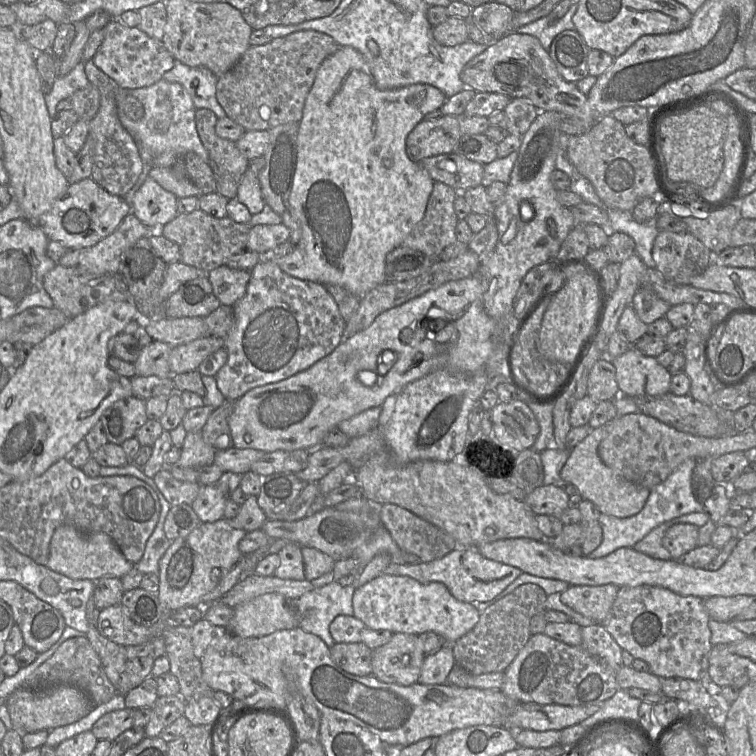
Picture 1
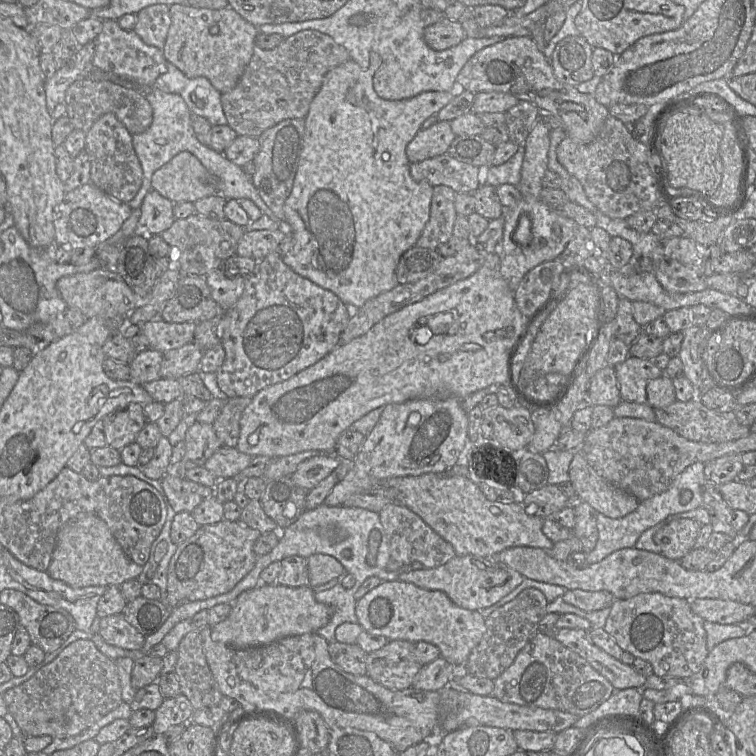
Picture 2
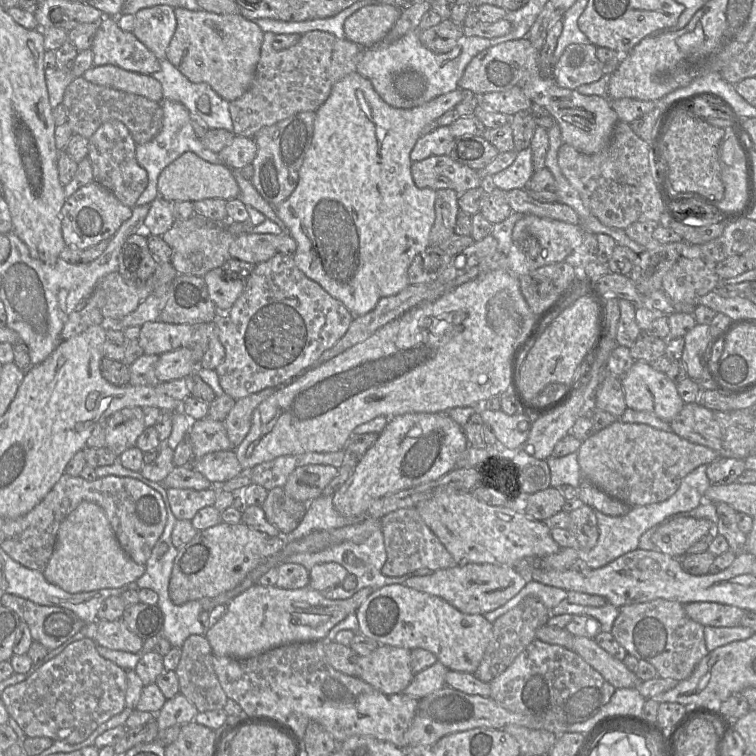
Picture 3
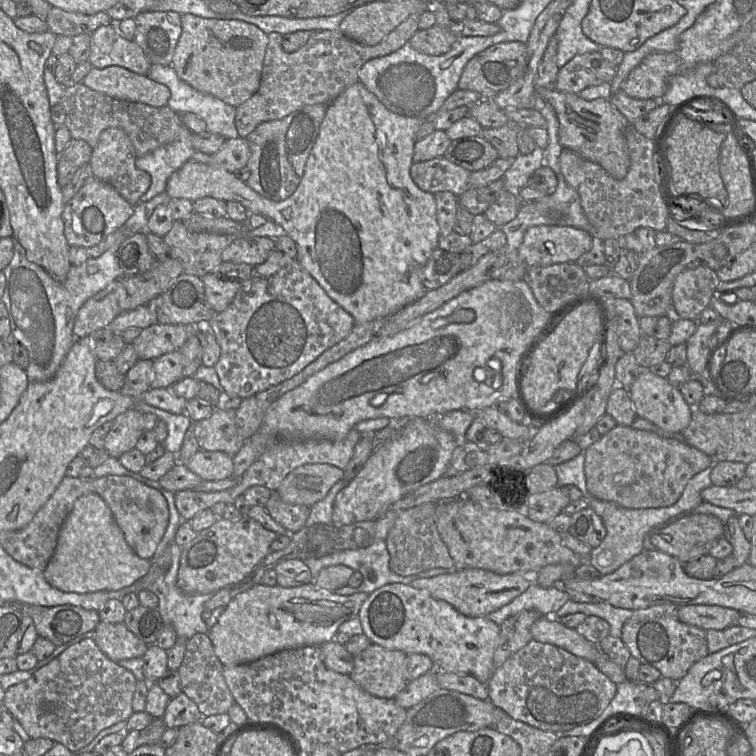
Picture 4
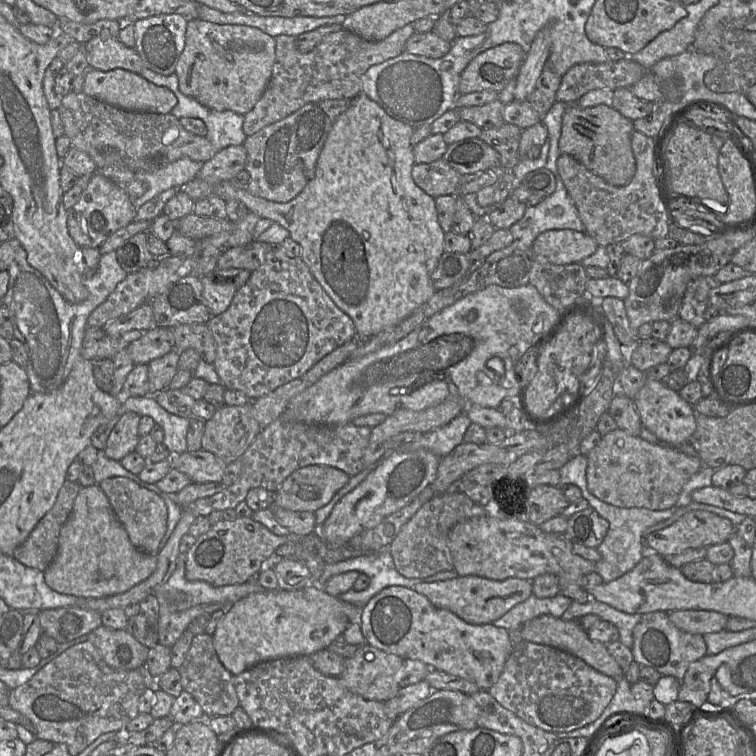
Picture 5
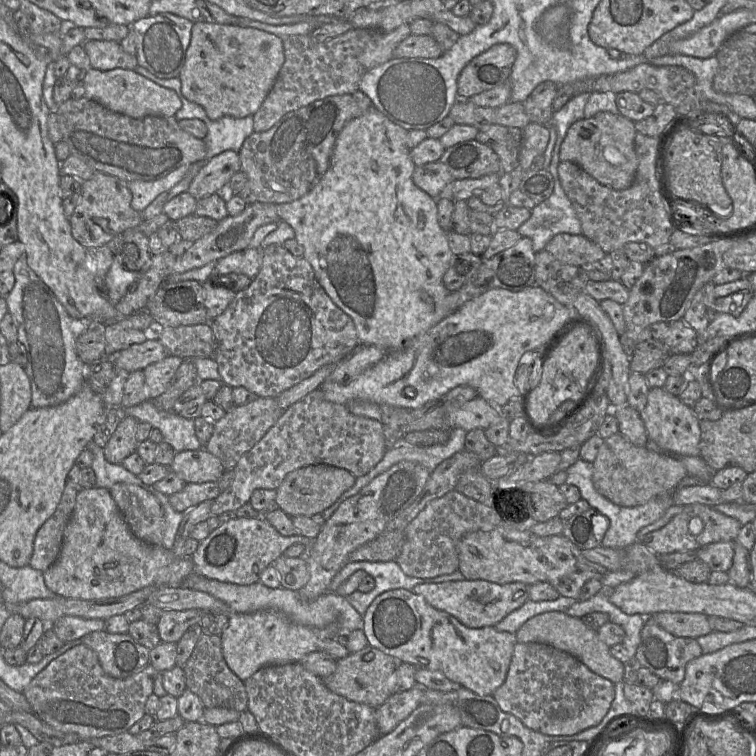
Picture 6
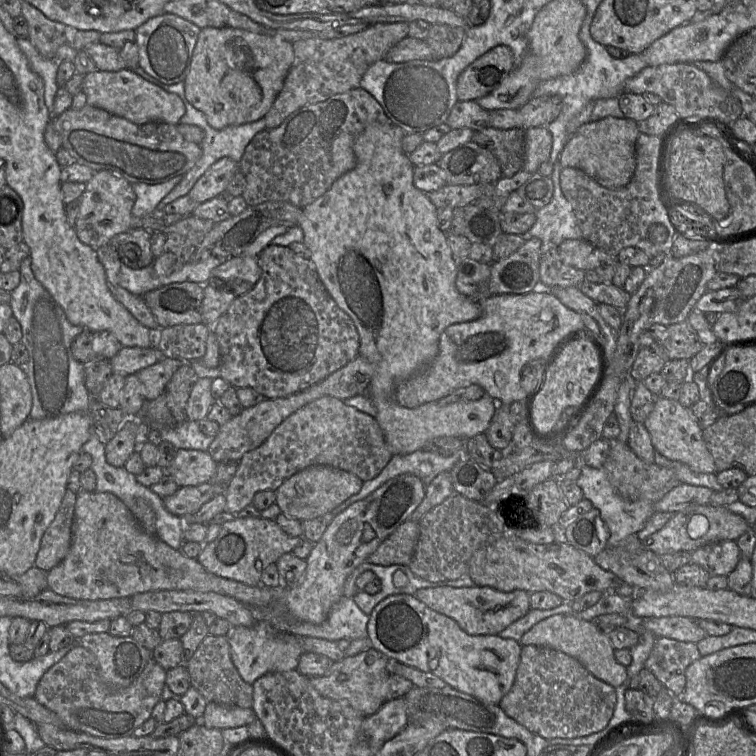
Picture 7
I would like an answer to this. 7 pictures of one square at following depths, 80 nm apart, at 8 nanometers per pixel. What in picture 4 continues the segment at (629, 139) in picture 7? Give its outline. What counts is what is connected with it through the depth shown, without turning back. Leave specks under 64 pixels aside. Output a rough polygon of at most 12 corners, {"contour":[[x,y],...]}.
{"contour":[[535,88],[559,143],[623,179],[627,119],[610,99]]}

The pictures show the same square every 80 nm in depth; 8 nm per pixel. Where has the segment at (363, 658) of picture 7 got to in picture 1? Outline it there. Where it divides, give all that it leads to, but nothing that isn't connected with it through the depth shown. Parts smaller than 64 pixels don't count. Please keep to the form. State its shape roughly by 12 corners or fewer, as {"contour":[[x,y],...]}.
{"contour":[[394,633],[372,653],[372,675],[417,683],[426,655],[417,634]]}

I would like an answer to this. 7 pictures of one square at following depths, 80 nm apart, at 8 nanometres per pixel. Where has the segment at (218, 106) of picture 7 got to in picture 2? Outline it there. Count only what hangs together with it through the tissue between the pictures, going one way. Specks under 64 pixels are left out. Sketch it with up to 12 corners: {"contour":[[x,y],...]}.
{"contour":[[174,4],[165,59],[231,91],[259,29],[231,7]]}

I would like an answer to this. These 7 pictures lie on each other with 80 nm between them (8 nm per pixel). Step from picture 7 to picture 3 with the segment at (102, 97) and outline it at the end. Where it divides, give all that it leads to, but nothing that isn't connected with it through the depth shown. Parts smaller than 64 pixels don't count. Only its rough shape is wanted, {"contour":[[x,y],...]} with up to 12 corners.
{"contour":[[113,65],[91,67],[82,77],[91,83],[163,100],[151,75]]}

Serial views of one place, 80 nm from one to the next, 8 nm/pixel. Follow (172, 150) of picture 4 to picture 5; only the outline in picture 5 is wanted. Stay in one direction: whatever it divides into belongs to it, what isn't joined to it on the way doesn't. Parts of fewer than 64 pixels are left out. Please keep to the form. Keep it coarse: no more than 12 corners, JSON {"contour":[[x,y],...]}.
{"contour":[[181,158],[155,172],[136,171],[148,188],[138,209],[197,177],[201,162]]}

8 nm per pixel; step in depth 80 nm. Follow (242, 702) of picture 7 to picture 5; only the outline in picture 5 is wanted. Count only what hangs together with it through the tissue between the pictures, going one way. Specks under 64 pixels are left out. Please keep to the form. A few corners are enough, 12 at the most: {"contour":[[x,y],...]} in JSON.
{"contour":[[212,635],[194,636],[178,670],[205,717],[240,706]]}

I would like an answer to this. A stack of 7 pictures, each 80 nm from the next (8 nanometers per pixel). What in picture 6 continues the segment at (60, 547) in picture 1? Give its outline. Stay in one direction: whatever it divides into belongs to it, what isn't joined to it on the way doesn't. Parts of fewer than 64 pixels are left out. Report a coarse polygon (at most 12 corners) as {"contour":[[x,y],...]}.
{"contour":[[80,488],[45,585],[99,600],[183,587],[191,556],[139,540]]}

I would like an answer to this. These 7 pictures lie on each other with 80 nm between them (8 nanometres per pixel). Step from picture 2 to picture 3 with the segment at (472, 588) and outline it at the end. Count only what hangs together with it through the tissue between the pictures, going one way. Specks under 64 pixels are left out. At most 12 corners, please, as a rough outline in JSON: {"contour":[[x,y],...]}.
{"contour":[[466,564],[405,585],[465,614],[486,614],[529,580],[507,565]]}

